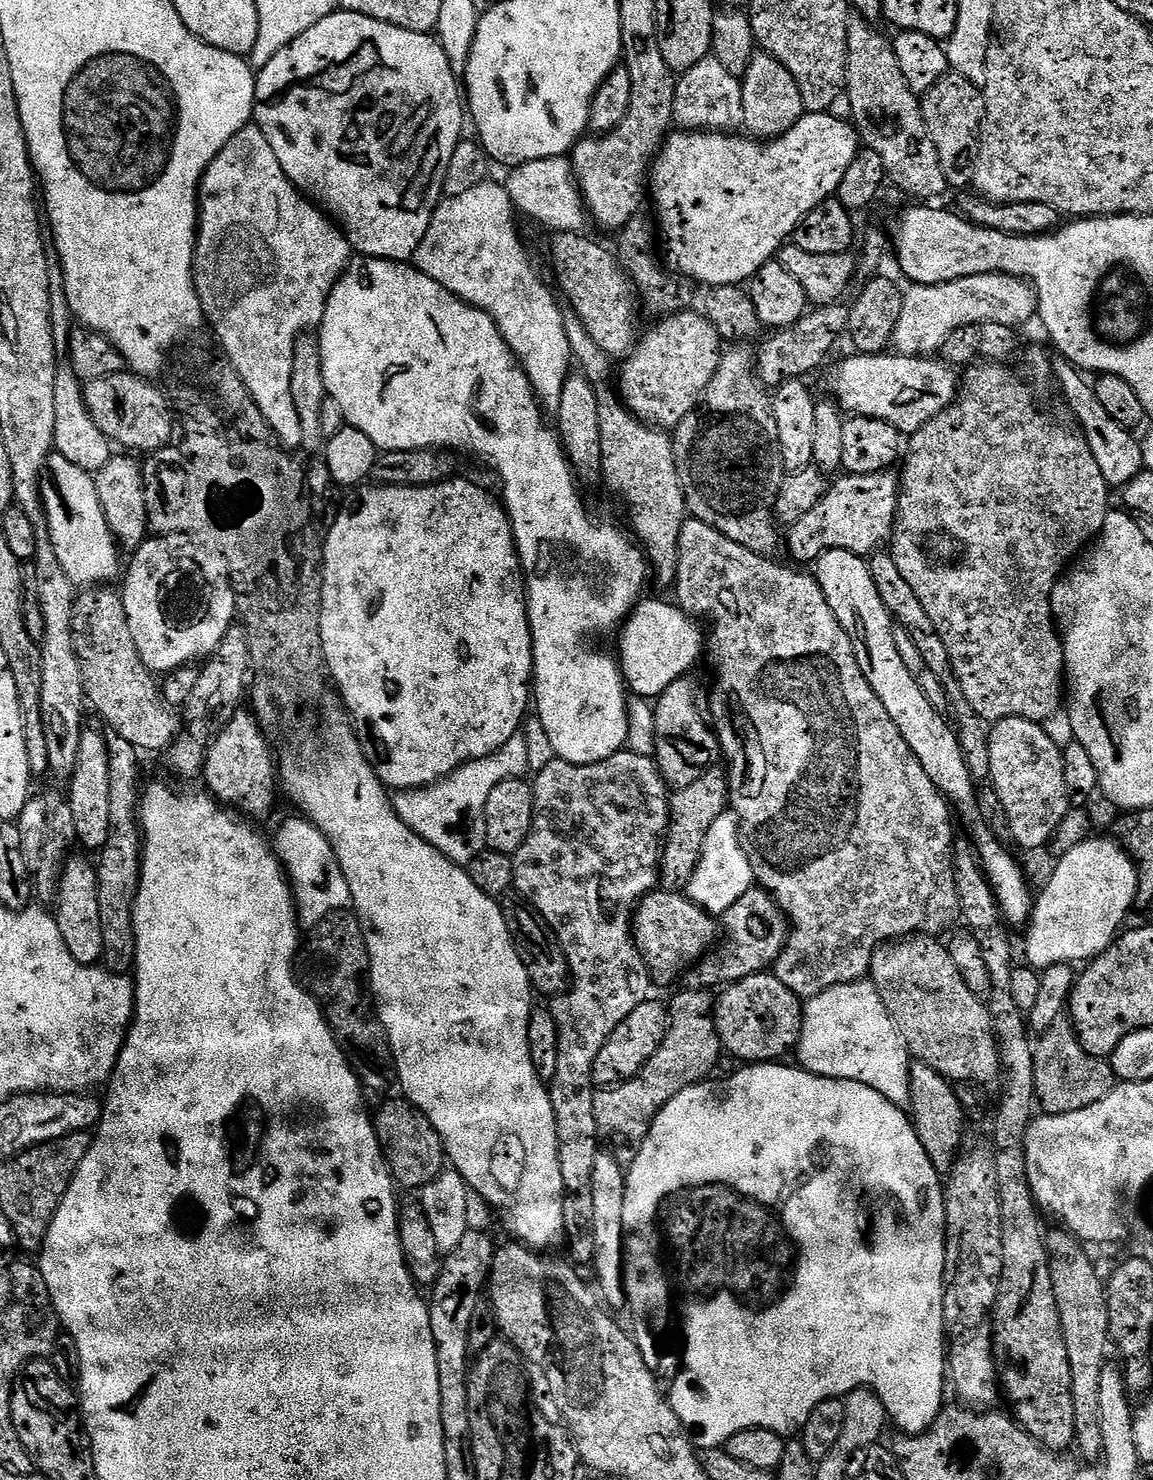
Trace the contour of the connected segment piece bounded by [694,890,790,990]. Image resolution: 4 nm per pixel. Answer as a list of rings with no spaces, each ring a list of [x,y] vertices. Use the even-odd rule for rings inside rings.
[[[749,890],[743,898],[738,901],[728,912],[723,913],[722,920],[728,927],[728,941],[720,949],[713,951],[695,965],[696,980],[701,989],[716,990],[721,986],[736,984],[740,980],[745,980],[747,976],[757,976],[759,972],[768,972],[771,964],[784,952],[784,943],[789,943],[788,932],[790,933],[790,920],[780,905],[767,891]]]

